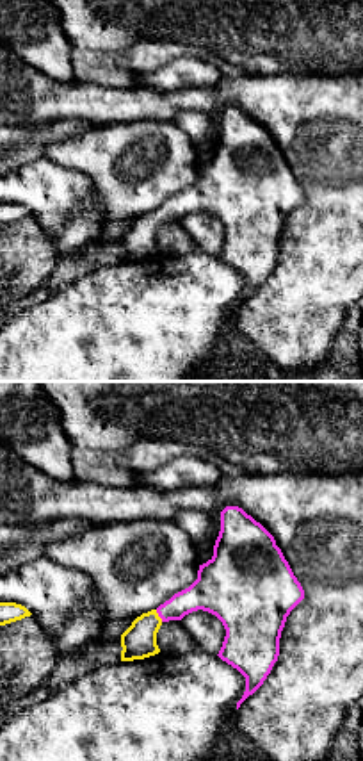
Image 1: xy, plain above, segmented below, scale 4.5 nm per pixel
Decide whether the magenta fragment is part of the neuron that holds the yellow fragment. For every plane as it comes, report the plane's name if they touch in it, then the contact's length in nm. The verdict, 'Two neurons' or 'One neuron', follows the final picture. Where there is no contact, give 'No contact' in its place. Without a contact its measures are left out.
Touches yellow in xy. Shared border 70 nm

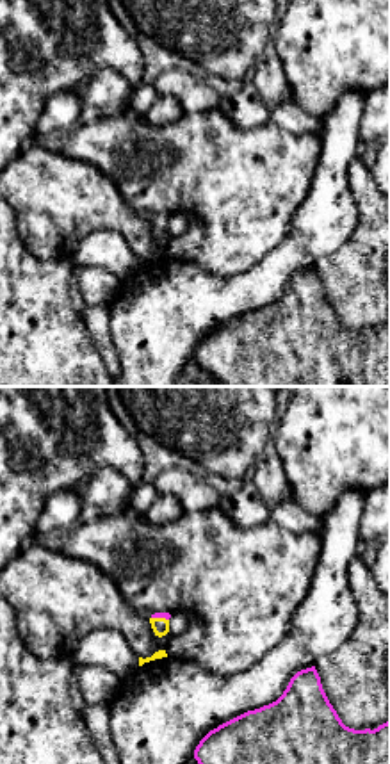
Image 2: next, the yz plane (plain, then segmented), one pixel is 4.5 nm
Touches yellow in yz. Shared border 80 nm

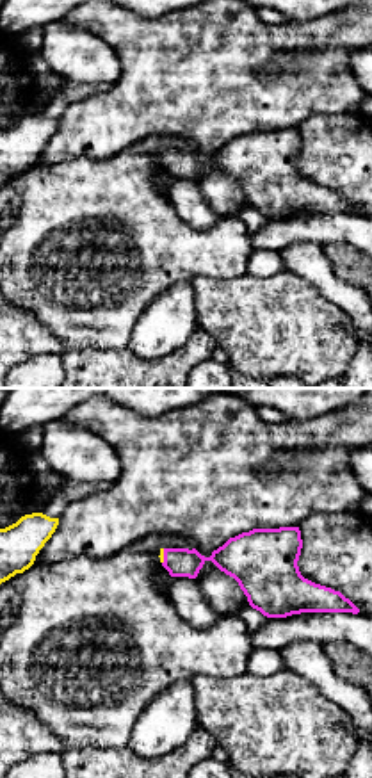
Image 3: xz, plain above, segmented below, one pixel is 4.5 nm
Touches yellow in xz. Shared border 70 nm

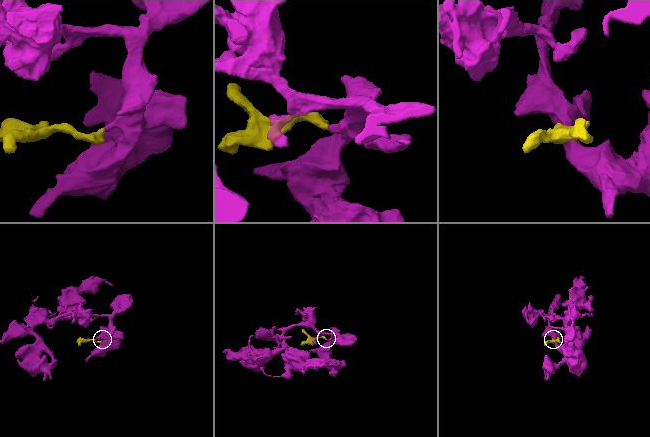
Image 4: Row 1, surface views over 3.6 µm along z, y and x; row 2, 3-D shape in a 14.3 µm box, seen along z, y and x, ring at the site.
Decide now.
One neuron

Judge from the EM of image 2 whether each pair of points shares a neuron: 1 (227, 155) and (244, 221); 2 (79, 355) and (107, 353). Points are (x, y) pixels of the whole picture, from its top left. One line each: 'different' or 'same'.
1: same
2: different

